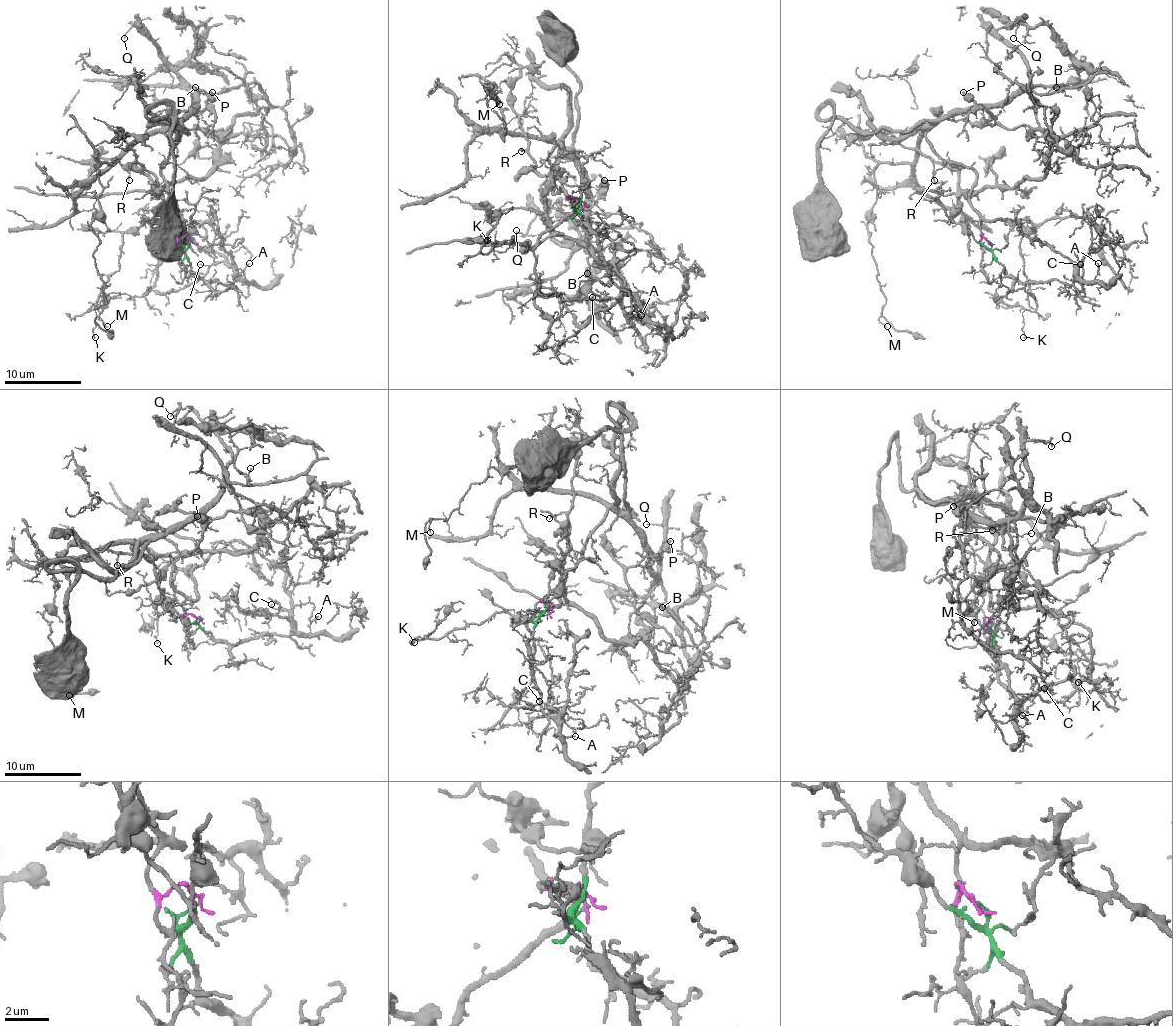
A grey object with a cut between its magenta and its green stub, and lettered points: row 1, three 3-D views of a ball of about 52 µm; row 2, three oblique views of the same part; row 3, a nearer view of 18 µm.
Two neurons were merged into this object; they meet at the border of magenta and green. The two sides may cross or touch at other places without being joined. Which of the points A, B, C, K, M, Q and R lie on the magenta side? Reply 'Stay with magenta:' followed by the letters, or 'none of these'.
Stay with magenta: B, K, M, Q

